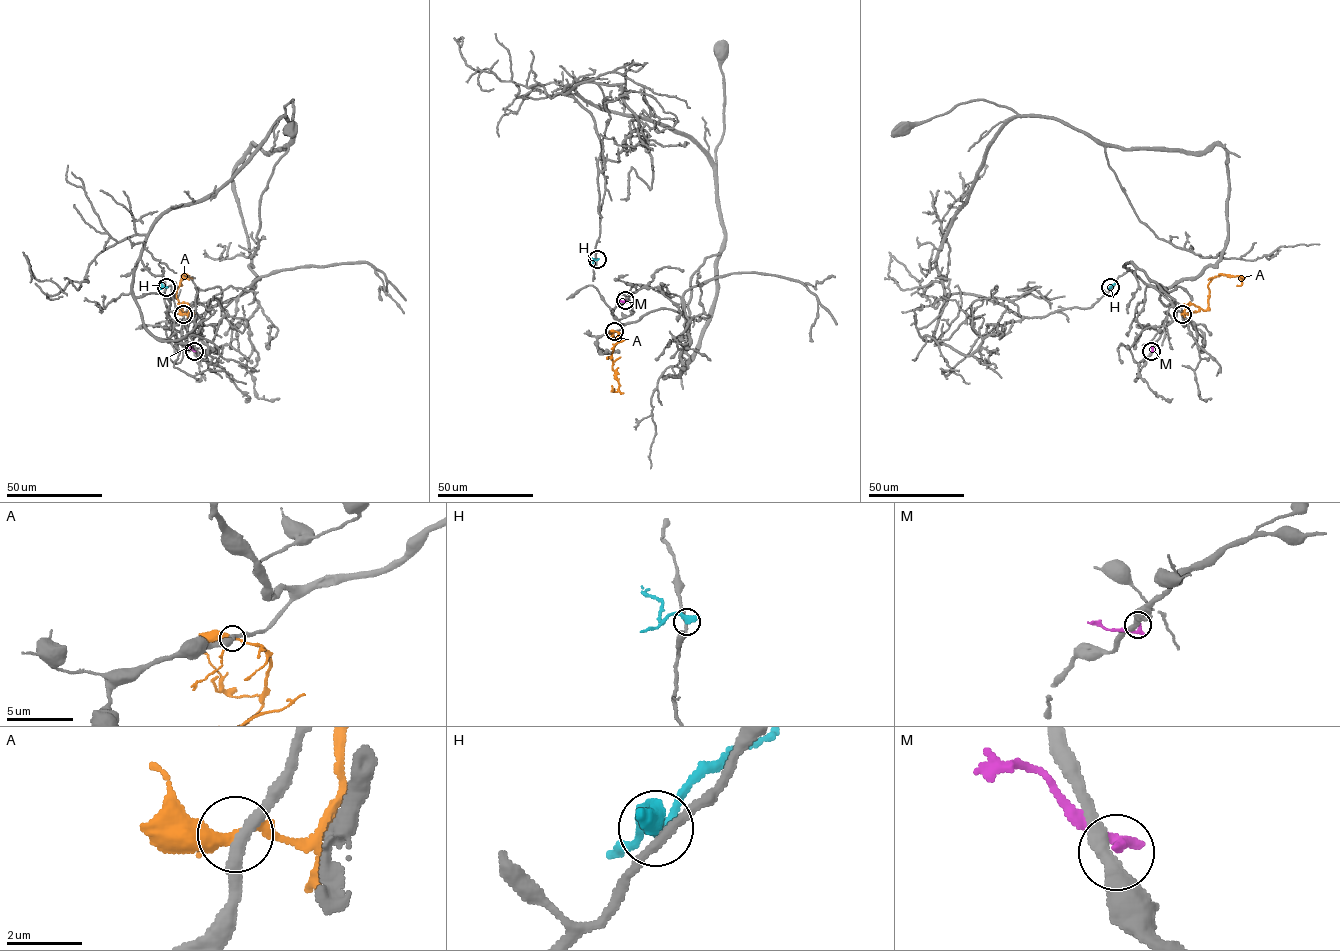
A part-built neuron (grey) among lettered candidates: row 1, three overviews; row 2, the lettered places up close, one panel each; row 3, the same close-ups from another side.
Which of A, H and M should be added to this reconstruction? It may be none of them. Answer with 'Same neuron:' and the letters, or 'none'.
Same neuron: none

